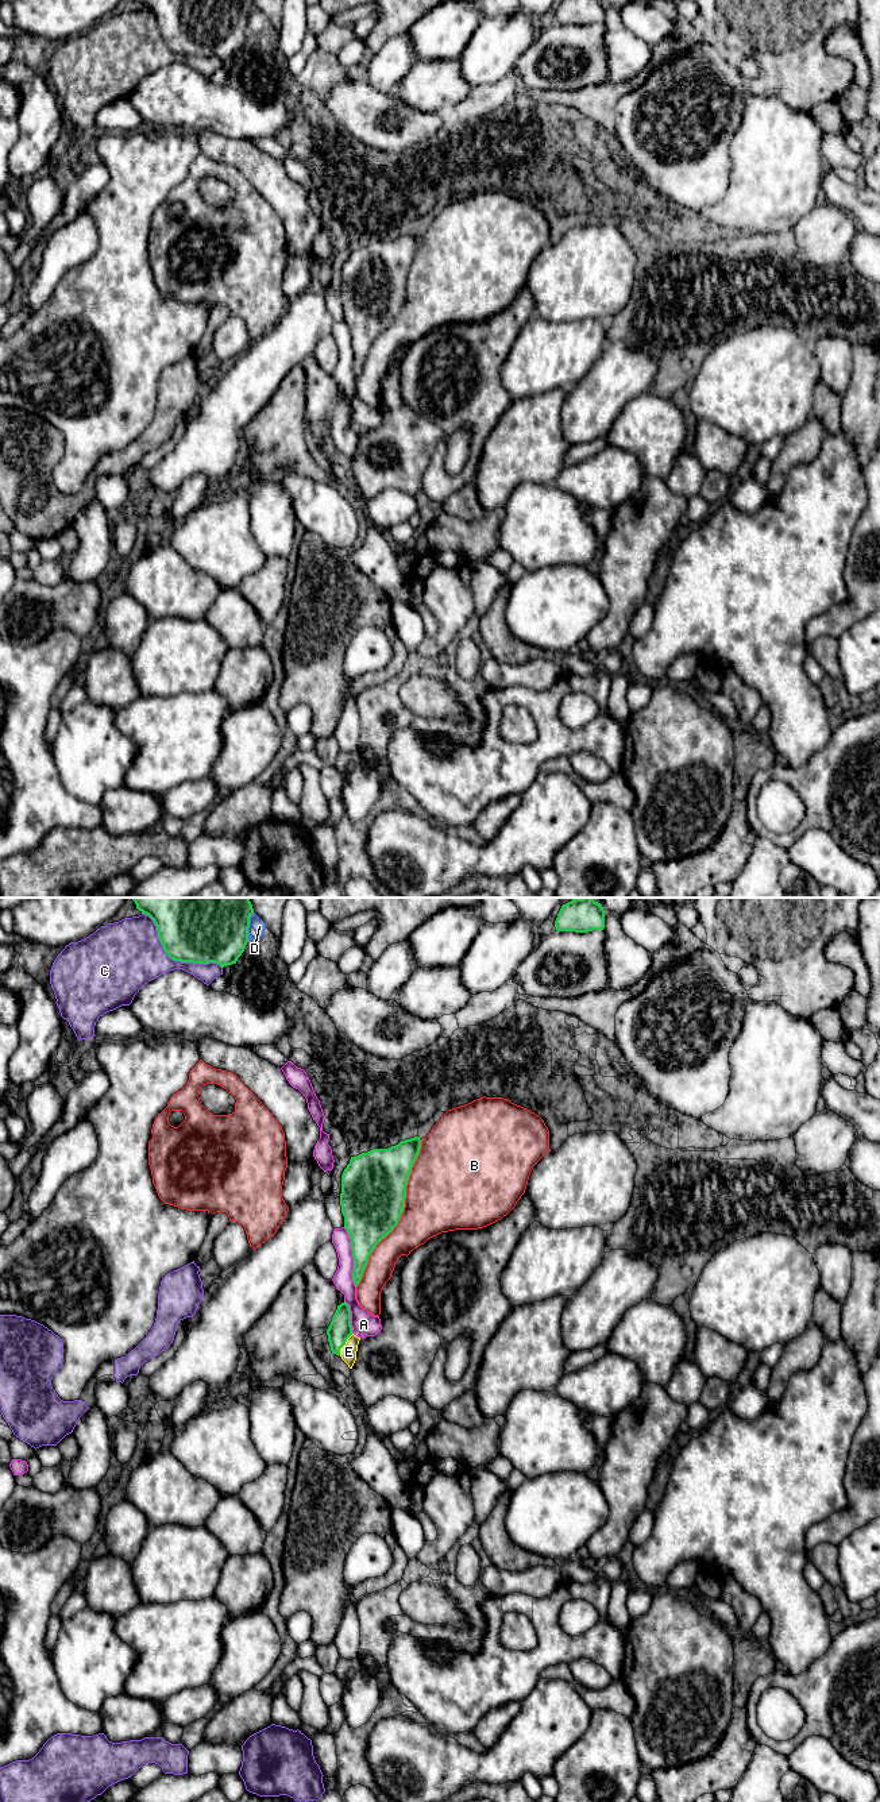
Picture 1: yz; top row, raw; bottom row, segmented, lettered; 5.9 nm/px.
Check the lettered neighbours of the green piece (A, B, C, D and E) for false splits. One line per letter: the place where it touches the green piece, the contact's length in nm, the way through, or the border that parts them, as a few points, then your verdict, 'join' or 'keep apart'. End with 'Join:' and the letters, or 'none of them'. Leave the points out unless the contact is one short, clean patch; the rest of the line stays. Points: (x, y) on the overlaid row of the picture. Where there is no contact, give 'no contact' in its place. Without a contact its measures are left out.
A: contact yz (352, 1256); length 360 nm; keep apart
B: contact yz (401, 1214); length 950 nm; keep apart
C: contact yz (173, 959); length 600 nm; keep apart
D: contact yz (249, 926); length 170 nm; keep apart
E: contact yz (344, 1343); length 150 nm; way yz (340, 1328), (340, 1338), (344, 1343), (348, 1351); join
Join: E

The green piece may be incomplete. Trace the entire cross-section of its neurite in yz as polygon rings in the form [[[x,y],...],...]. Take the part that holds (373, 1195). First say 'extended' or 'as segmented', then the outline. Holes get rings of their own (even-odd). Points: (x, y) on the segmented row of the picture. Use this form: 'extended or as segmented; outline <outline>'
as segmented; outline [[[420,1137],[401,1141],[389,1149],[373,1149],[351,1157],[341,1174],[340,1205],[344,1228],[351,1239],[355,1286],[377,1245],[401,1219],[406,1185],[420,1149]]]

